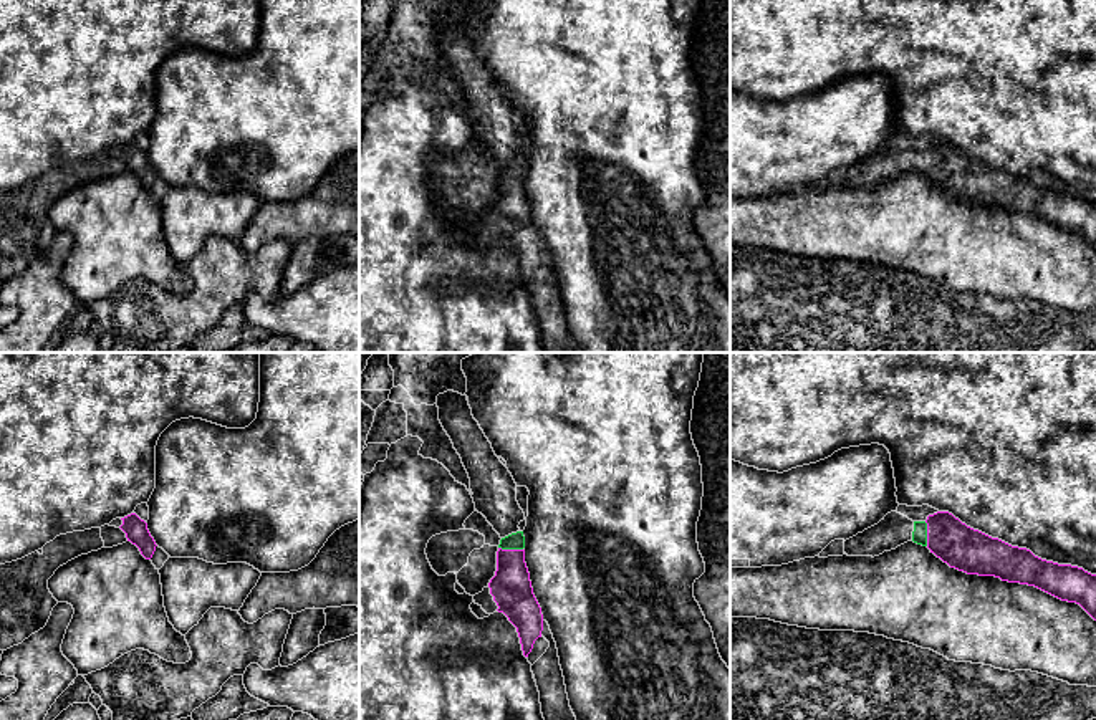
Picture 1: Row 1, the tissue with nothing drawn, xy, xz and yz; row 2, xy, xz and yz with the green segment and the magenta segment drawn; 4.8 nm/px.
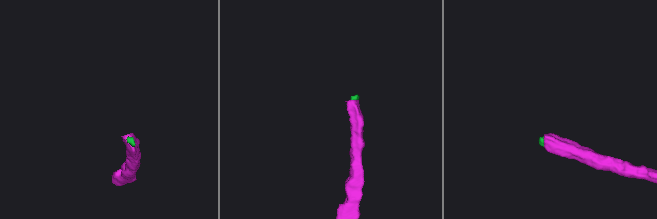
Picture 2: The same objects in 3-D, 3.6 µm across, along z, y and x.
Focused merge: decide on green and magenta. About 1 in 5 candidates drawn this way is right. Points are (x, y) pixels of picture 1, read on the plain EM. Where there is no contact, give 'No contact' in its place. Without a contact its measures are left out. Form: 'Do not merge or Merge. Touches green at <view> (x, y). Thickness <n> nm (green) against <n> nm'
Merge. Touches green at xz (510, 177). Thickness 80 nm (green) against 200 nm

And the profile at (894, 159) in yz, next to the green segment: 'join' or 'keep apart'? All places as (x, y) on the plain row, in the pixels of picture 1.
join

